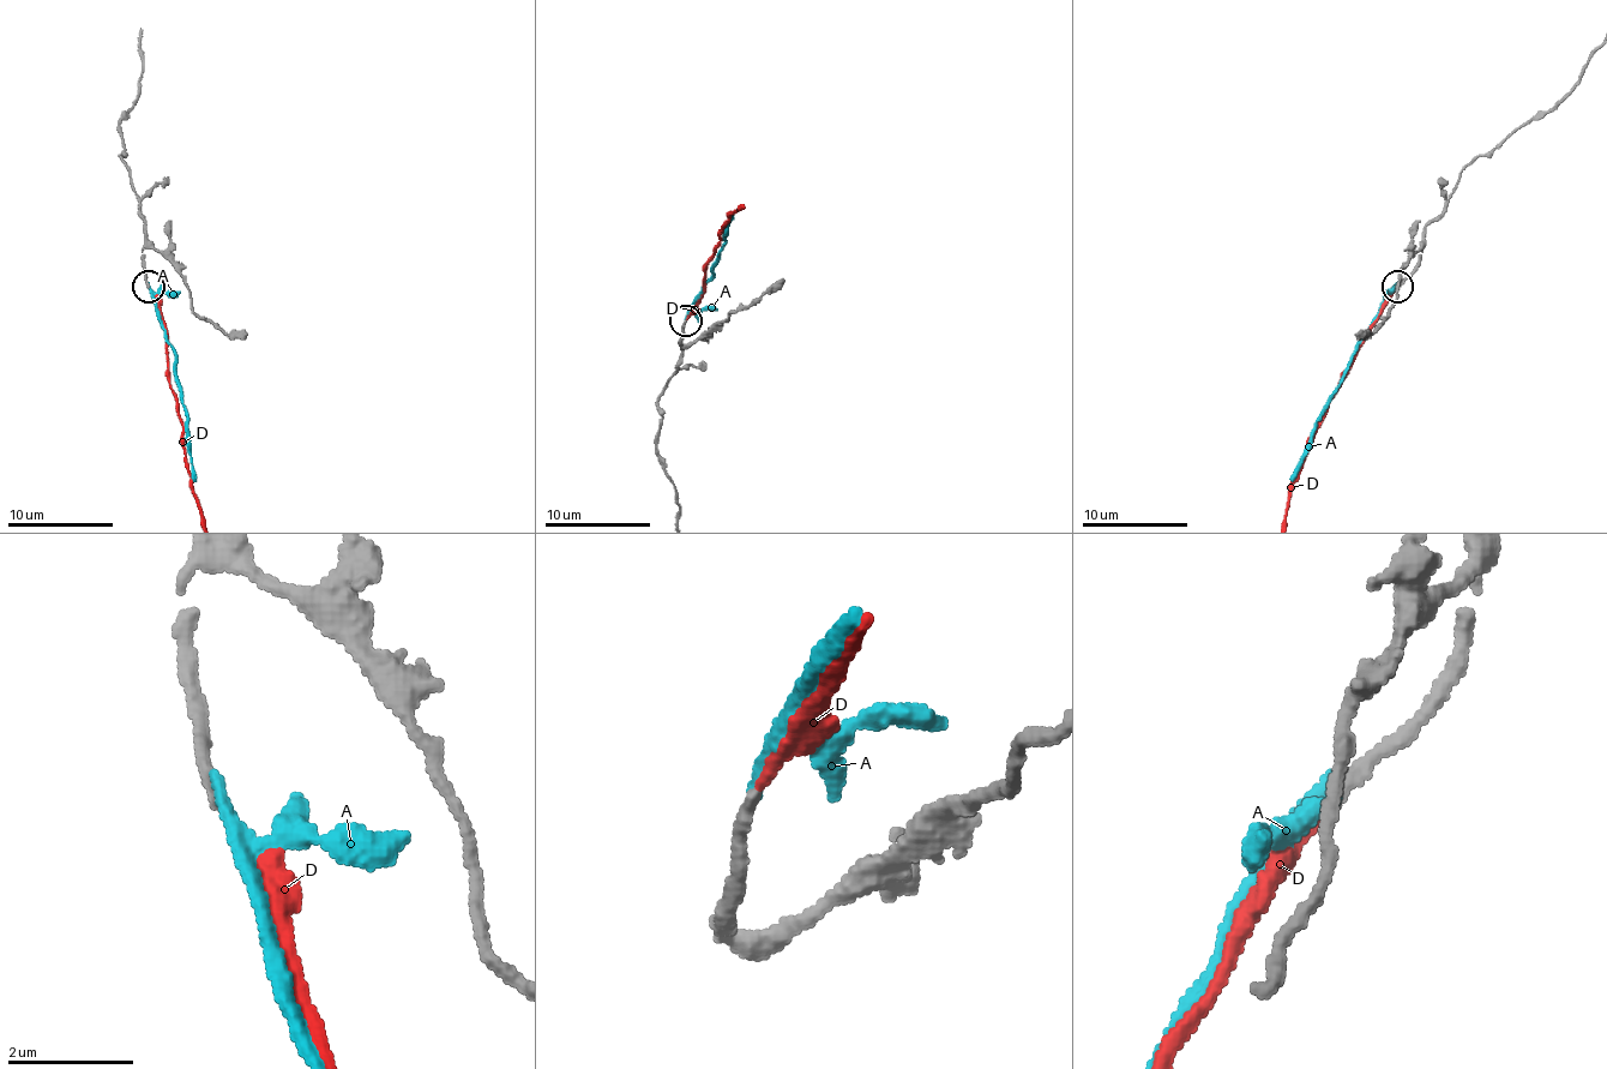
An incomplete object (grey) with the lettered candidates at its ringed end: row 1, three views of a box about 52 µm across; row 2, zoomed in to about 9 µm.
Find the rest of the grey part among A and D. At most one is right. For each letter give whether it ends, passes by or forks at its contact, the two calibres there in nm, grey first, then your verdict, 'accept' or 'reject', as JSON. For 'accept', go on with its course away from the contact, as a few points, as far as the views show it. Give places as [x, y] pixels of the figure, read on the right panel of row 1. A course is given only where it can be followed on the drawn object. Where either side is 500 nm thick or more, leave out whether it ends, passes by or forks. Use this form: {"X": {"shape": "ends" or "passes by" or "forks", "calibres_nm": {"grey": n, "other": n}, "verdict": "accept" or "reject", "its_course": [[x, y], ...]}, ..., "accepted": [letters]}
{"A": {"shape": "ends", "calibres_nm": {"grey": 220, "other": 240}, "verdict": "reject"}, "D": {"shape": "ends", "calibres_nm": {"grey": 200, "other": 180}, "verdict": "accept"}, "accepted": ["D"]}

